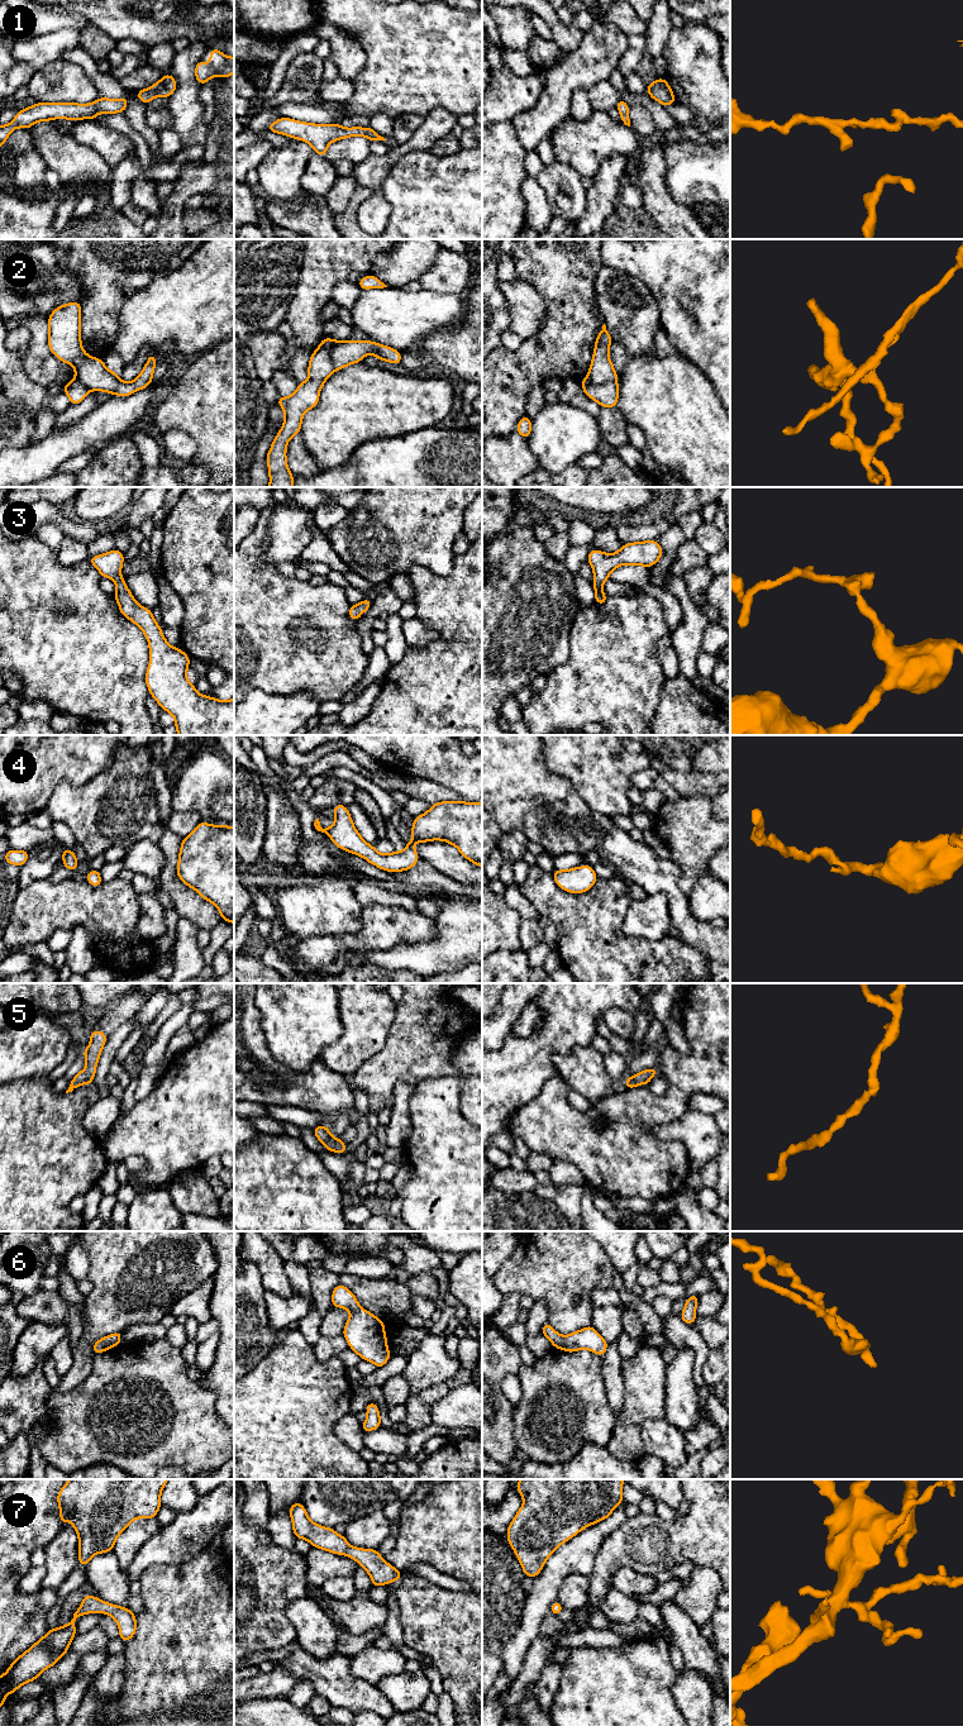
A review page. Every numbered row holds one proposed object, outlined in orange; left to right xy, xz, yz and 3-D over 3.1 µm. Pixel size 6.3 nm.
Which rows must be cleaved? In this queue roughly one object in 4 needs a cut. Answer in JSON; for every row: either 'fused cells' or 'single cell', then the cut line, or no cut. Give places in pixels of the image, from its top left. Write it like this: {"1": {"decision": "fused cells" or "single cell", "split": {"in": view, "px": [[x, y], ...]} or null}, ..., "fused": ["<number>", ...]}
{"1": {"decision": "single cell", "split": null}, "2": {"decision": "fused cells", "split": {"in": "yz", "px": [[585, 378], [596, 384], [615, 380]]}}, "3": {"decision": "single cell", "split": null}, "4": {"decision": "single cell", "split": null}, "5": {"decision": "single cell", "split": null}, "6": {"decision": "single cell", "split": null}, "7": {"decision": "single cell", "split": null}, "fused": ["2"]}

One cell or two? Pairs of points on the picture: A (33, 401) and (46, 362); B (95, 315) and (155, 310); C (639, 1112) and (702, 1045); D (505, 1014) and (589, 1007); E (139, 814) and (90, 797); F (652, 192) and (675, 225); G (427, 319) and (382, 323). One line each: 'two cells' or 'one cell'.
A: two cells
B: two cells
C: one cell
D: two cells
E: one cell
F: one cell
G: one cell

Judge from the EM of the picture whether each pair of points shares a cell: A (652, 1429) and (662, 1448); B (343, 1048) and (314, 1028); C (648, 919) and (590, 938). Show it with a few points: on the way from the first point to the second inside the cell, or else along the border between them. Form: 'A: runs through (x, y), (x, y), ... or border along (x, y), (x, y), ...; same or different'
A: runs through (657, 1434), (662, 1443); same
B: border along (341, 1012), (343, 1033), (323, 1050), (318, 1059); different
C: border along (632, 900), (624, 915), (623, 931), (649, 940); different

